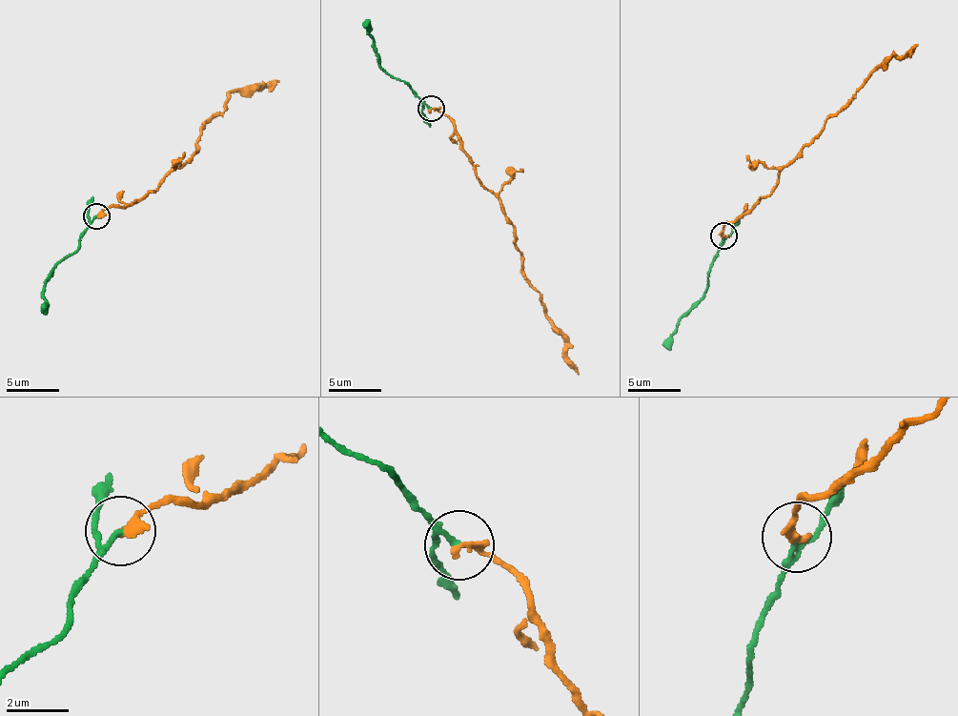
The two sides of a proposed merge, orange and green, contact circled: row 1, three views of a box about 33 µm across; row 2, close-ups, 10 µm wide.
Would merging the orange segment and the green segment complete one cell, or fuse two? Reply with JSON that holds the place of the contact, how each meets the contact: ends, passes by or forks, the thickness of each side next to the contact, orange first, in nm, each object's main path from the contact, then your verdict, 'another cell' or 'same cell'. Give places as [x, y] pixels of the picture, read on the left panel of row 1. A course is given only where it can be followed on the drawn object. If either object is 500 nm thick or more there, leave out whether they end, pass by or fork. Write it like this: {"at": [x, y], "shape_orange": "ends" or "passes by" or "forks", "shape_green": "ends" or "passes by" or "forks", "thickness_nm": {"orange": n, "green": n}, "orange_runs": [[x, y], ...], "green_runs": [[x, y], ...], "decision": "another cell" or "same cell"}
{"at": [96, 215], "shape_orange": "ends", "shape_green": "passes by", "thickness_nm": {"orange": 280, "green": 120}, "orange_runs": [[95, 215], [136, 204], [173, 170], [184, 166], [203, 128], [223, 111], [232, 92], [279, 81]], "green_runs": [[95, 215], [81, 247], [54, 266], [42, 294], [48, 313]], "decision": "same cell"}

